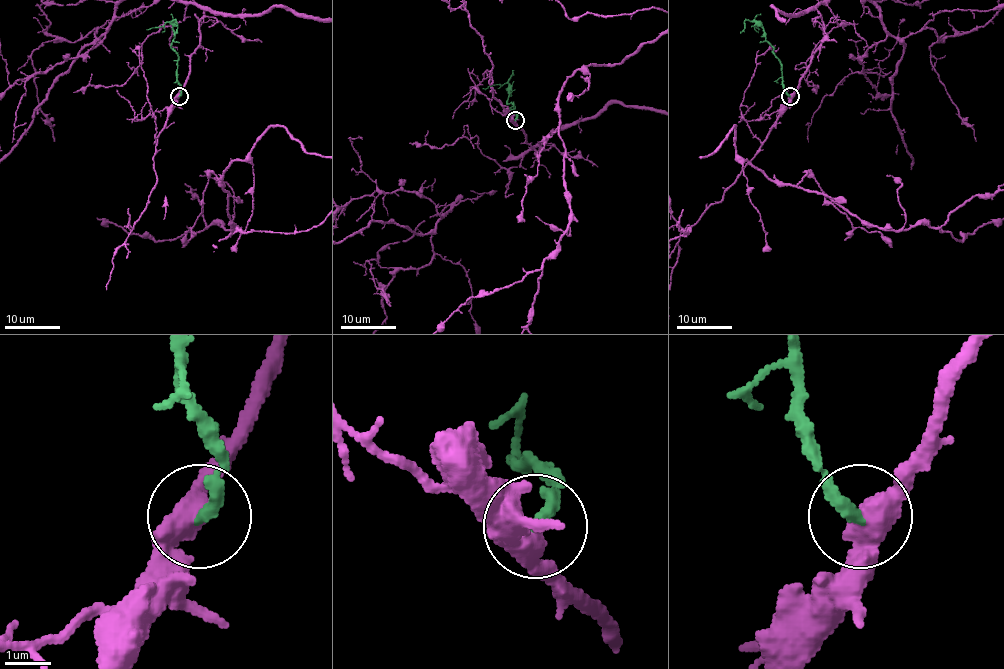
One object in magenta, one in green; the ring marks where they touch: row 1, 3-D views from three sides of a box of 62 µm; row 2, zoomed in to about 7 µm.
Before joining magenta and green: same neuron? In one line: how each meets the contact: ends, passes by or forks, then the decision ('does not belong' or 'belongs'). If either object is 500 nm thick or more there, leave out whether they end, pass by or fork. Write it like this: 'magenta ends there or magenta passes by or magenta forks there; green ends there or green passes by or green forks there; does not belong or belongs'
magenta passes by; green ends there; does not belong

